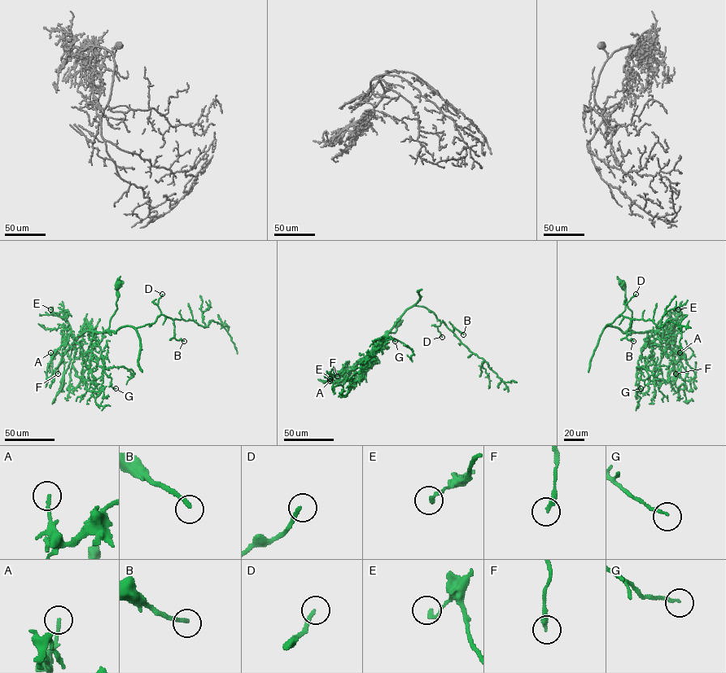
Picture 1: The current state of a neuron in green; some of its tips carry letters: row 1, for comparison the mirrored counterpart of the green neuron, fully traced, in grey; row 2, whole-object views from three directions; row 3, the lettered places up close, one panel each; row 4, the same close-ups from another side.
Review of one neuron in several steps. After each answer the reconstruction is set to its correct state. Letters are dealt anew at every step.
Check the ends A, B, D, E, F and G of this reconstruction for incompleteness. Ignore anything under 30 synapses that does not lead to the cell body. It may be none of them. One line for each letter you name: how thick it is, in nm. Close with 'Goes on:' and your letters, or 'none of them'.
B: 200 nm thick
D: 200 nm thick
Goes on: B, D

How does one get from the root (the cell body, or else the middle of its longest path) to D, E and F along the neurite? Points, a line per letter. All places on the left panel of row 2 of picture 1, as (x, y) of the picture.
D: (118, 283), (116, 309), (107, 329), (115, 333), (122, 326), (153, 323), (161, 314), (157, 304), (162, 294)
E: (118, 283), (116, 309), (103, 332), (85, 330), (72, 338), (63, 312), (50, 309)
F: (118, 283), (116, 309), (111, 318), (109, 327), (103, 332), (85, 330), (80, 334), (66, 350), (58, 373)

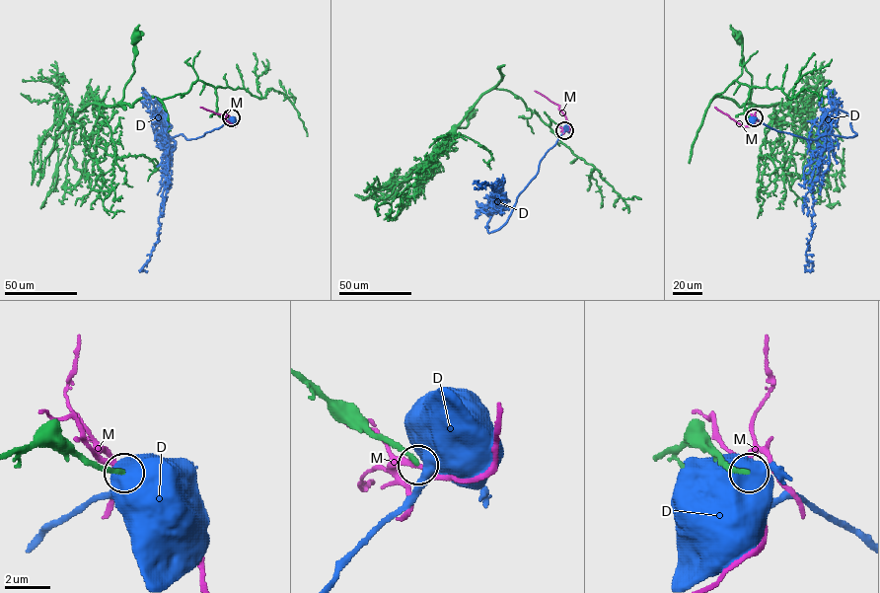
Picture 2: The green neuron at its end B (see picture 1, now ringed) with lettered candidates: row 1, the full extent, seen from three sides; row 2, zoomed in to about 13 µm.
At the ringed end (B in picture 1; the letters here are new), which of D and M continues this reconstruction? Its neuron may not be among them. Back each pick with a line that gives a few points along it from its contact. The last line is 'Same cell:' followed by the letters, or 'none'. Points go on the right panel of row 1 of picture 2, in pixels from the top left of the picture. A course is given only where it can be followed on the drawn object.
Same cell: none

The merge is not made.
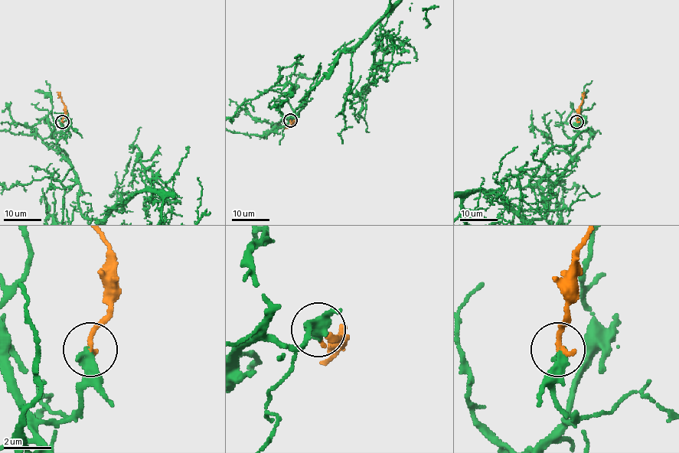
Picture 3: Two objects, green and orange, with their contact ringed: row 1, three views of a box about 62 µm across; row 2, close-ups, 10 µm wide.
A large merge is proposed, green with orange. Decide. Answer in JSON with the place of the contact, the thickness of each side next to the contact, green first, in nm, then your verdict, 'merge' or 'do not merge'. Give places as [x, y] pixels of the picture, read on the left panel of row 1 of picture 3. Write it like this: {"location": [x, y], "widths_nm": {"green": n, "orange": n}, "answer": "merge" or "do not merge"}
{"location": [62, 122], "widths_nm": {"green": 420, "orange": 220}, "answer": "merge"}

